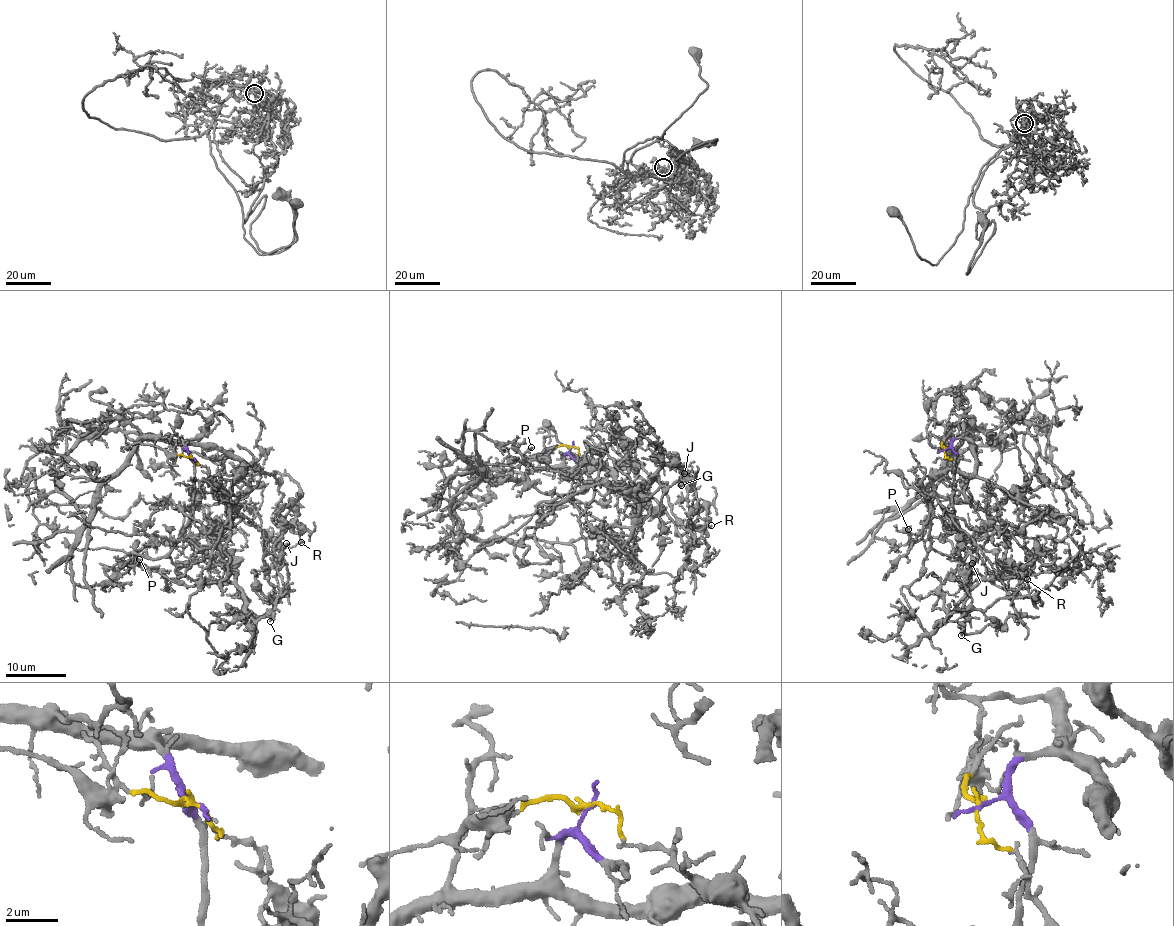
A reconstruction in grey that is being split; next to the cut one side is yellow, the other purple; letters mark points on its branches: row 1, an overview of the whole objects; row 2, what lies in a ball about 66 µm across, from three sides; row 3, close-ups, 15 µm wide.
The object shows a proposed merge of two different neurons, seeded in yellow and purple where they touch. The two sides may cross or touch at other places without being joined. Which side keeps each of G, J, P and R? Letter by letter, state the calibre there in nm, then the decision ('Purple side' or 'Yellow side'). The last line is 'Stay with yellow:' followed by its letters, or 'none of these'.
G: Thickness 170 nm. Yellow side
J: Thickness 160 nm. Yellow side
P: Thickness 130 nm. Yellow side
R: Thickness 100 nm. Yellow side
Stay with yellow: G, J, P, R

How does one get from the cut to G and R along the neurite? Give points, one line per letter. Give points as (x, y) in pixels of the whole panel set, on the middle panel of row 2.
G: (570, 447), (606, 471), (627, 498), (618, 490), (643, 492), (655, 475), (667, 486), (681, 485)
R: (570, 447), (627, 498), (618, 490), (643, 492), (652, 474), (677, 463), (695, 492), (687, 525), (711, 525)

